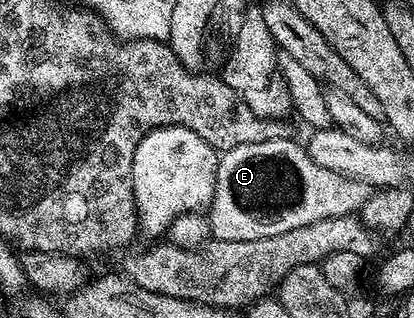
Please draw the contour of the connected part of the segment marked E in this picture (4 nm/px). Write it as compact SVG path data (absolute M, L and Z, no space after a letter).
M288 136L267 139L263 143L243 143L243 147L226 149L217 162L215 195L207 210L212 236L218 241L246 241L267 239L271 235L283 235L283 231L295 231L295 227L307 227L307 223L319 223L328 217L347 217L356 214L371 196L370 186L357 178L345 177L321 167L309 154L308 148Z

